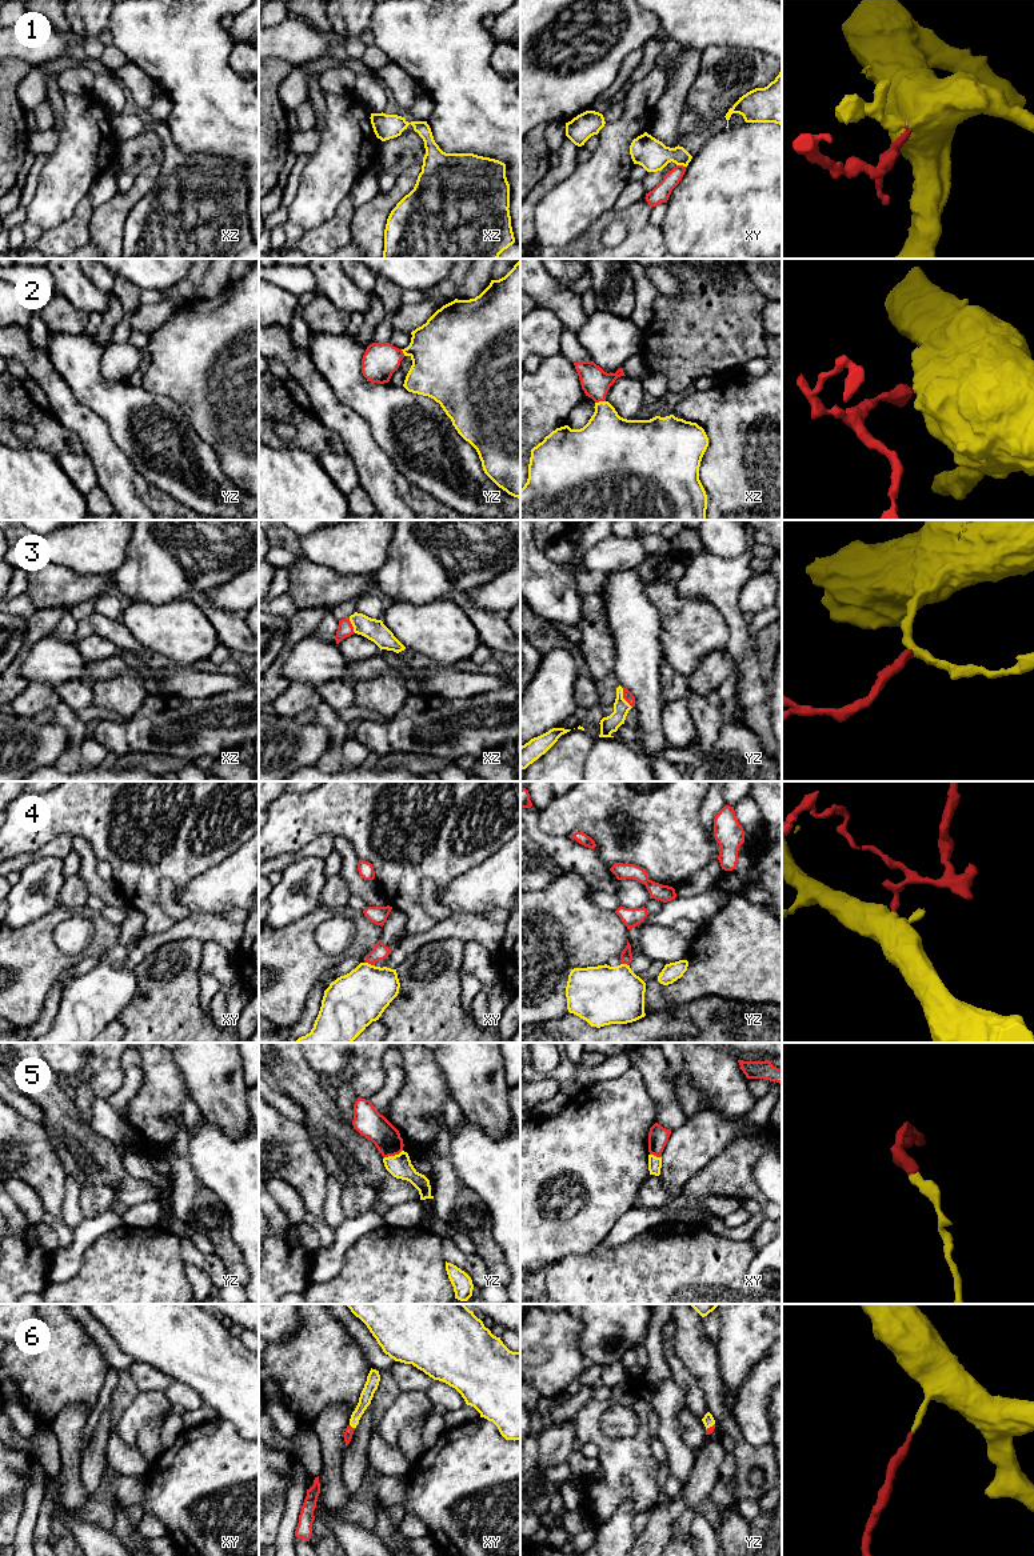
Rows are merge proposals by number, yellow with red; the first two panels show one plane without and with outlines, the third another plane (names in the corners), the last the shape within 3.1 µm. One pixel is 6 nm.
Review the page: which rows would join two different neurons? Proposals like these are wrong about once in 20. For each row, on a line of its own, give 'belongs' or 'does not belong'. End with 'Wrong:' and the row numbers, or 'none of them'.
1: belongs
2: belongs
3: belongs
4: belongs
5: belongs
6: belongs
Wrong: none of them

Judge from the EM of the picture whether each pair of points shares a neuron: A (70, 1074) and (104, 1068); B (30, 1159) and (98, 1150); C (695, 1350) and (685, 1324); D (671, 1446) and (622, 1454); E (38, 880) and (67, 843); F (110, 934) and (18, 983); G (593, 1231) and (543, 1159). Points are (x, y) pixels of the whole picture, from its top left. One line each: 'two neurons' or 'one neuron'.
A: one neuron
B: two neurons
C: one neuron
D: two neurons
E: two neurons
F: one neuron
G: one neuron

